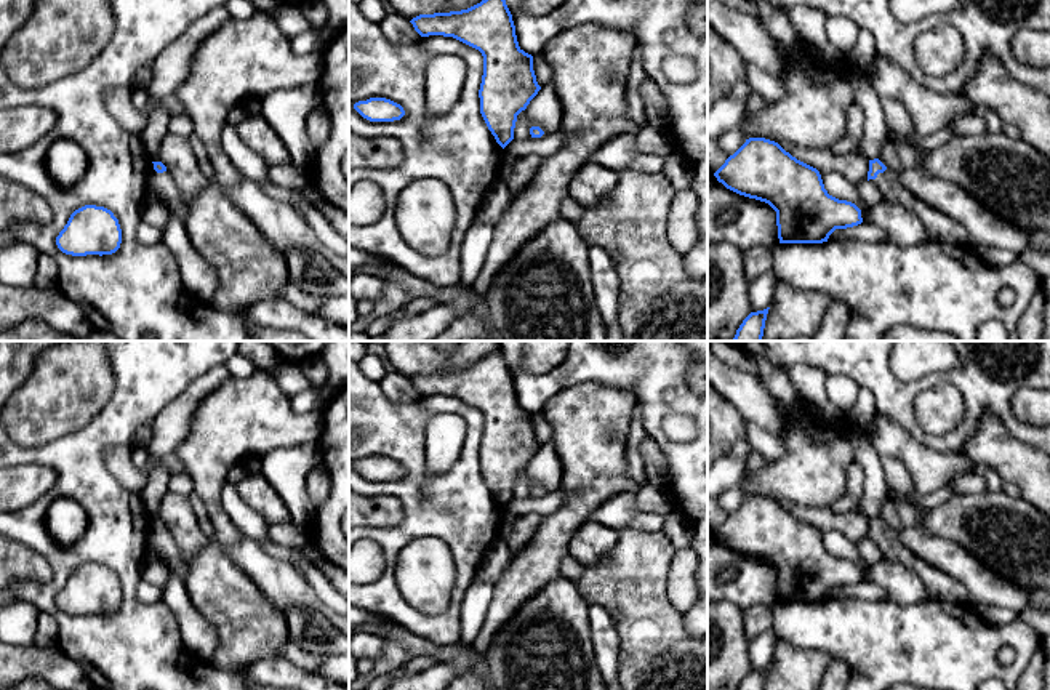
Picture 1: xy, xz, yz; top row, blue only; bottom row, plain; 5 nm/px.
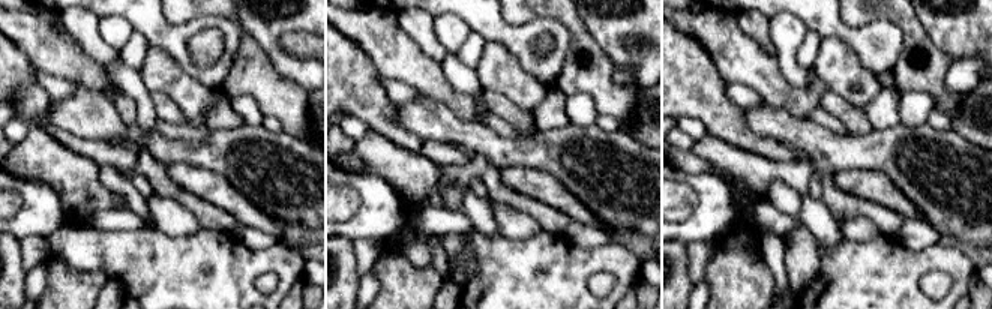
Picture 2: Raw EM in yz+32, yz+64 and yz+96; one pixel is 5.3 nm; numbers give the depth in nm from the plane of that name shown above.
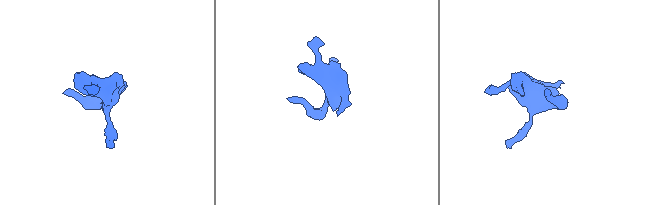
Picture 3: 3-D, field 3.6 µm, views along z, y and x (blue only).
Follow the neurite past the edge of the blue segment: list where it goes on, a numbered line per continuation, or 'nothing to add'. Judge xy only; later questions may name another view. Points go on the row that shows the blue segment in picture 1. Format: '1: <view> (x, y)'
1: xy (162, 184)

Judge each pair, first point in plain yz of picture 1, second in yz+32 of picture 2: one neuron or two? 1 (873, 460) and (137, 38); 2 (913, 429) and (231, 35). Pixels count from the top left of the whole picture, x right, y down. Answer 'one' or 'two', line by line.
1: two
2: one

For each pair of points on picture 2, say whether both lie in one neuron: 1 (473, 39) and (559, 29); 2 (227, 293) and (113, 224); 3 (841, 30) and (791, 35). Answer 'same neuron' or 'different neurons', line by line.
1: different neurons
2: different neurons
3: different neurons

